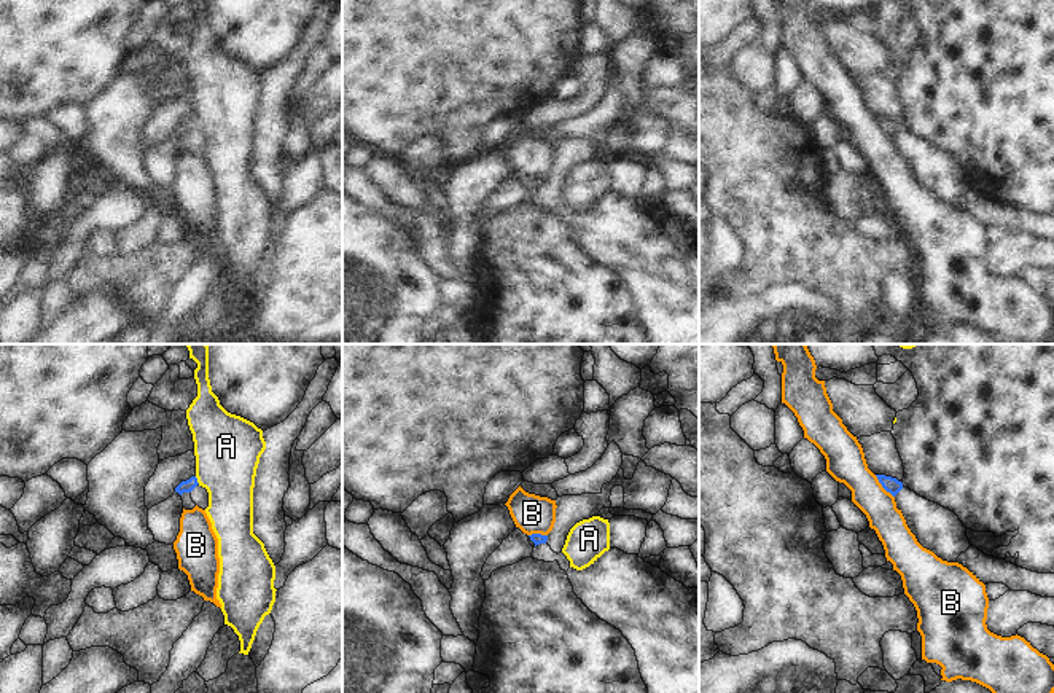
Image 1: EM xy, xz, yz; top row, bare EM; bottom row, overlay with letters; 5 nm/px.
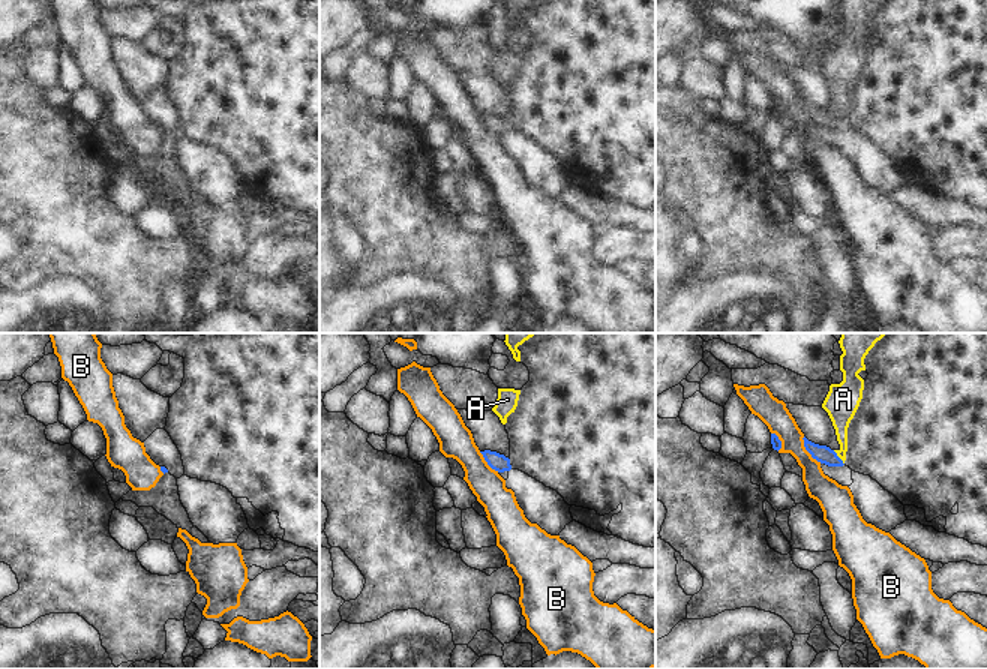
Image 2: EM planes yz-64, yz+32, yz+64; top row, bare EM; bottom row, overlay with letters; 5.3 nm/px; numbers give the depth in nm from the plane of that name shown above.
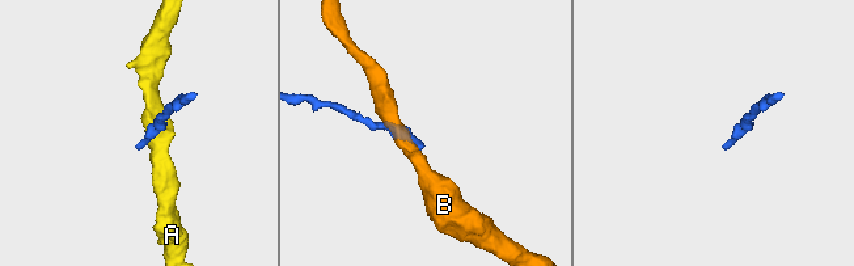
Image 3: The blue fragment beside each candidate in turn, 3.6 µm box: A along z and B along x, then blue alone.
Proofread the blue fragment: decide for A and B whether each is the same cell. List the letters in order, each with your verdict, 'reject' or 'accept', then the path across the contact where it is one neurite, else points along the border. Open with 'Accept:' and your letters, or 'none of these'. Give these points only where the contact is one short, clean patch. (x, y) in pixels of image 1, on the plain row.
Accept: none of these
A: reject; border along xy (195, 120), (199, 126)
B: reject; border along yz (874, 118), (893, 140)

